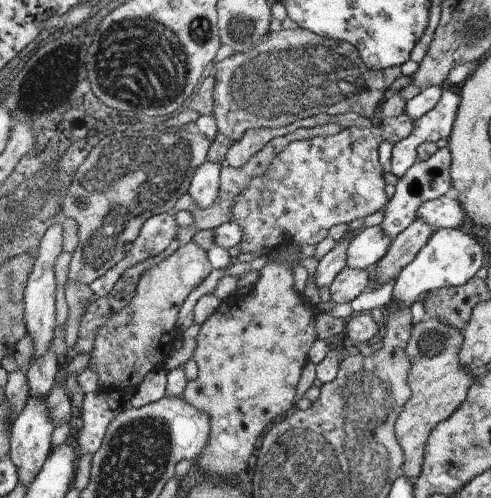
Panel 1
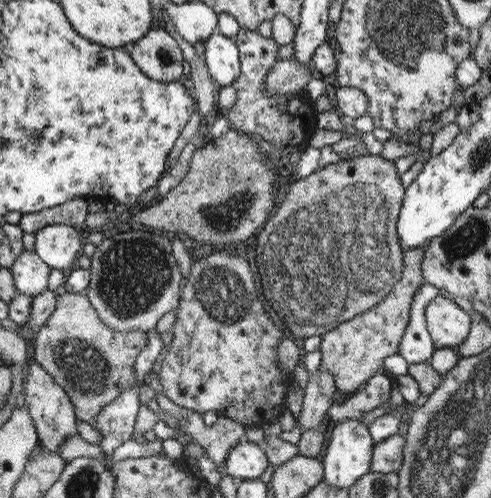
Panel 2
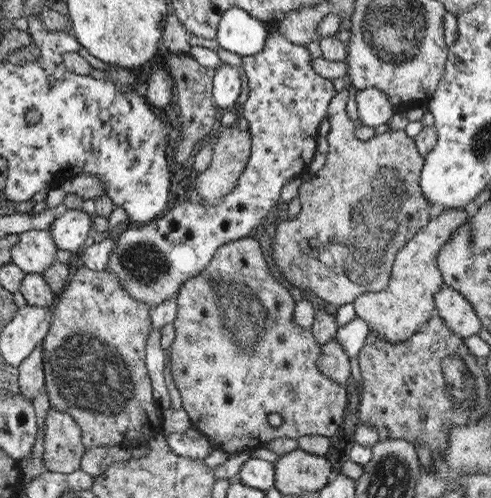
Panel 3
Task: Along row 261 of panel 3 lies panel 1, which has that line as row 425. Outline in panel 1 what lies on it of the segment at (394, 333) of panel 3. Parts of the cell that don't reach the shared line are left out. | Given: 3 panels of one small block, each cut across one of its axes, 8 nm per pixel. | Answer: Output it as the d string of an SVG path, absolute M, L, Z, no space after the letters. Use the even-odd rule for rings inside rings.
M423 318L419 324L415 324L411 328L411 338L409 338L409 344L405 348L405 354L409 356L411 360L411 372L409 372L409 386L411 386L411 400L401 408L401 416L395 420L395 436L397 436L397 442L401 444L403 452L405 452L405 464L403 464L403 474L405 478L411 478L411 480L417 480L421 476L421 466L423 466L423 460L425 460L425 450L427 450L427 442L429 442L429 436L433 434L433 430L443 424L449 416L453 416L459 406L467 400L467 392L469 388L473 386L475 382L475 372L467 370L459 358L459 352L461 352L461 346L463 346L463 332L449 326L449 324L443 324L435 318Z

